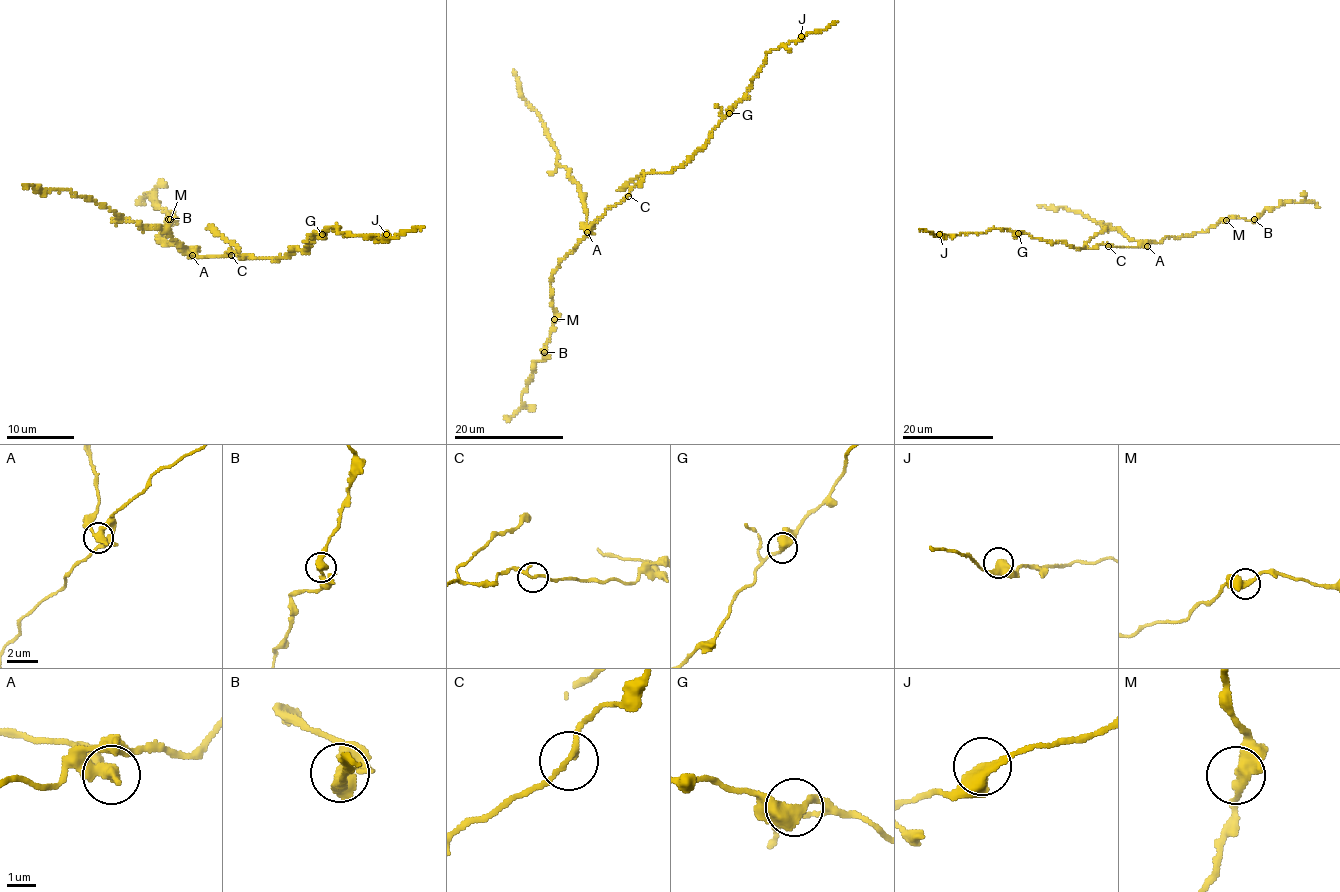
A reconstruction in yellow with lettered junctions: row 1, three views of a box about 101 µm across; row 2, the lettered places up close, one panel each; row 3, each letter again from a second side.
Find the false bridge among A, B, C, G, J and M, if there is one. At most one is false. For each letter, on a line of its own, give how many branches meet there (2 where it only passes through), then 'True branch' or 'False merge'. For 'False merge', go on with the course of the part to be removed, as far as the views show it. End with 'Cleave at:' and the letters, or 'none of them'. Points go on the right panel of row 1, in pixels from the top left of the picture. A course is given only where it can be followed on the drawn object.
A: Branches: 2. False merge. Course of the part to remove: (1146, 245), (1113, 229), (1105, 229), (1099, 222), (1068, 211), (1065, 207), (1038, 206)
B: Branches: 2. True branch
C: Branches: 2. True branch
G: Branches: 2. True branch
J: Branches: 2. True branch
M: Branches: 2. True branch
Cleave at: A

